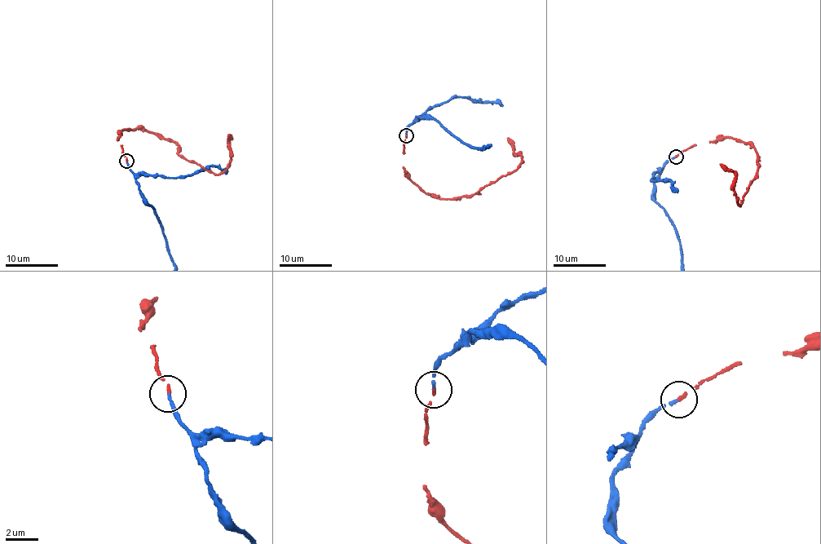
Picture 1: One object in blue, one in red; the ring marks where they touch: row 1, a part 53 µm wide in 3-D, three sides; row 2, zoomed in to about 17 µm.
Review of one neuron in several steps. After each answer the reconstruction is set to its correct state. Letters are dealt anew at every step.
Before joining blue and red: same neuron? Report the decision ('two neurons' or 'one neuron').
one neuron

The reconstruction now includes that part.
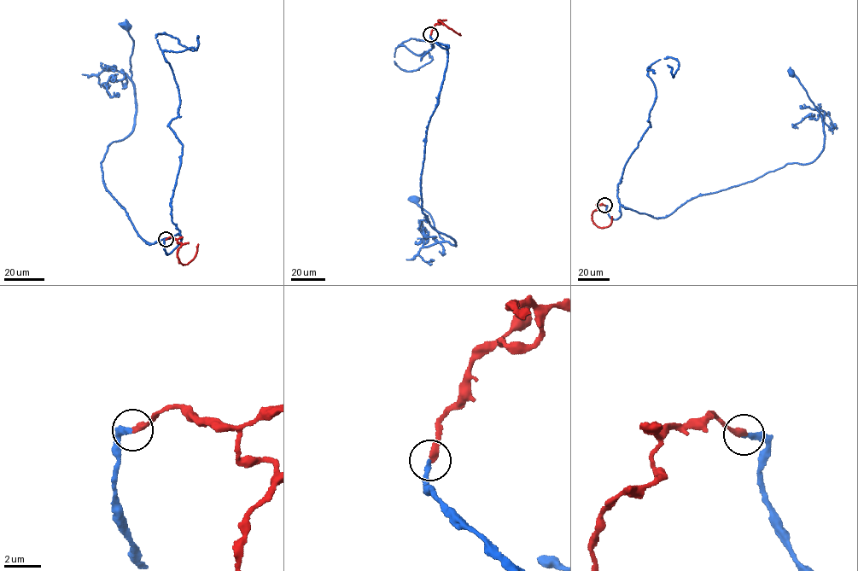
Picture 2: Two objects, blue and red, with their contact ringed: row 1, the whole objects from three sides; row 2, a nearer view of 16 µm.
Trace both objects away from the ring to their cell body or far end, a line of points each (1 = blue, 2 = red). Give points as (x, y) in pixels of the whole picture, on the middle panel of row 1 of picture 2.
1: (430, 35), (448, 48), (426, 133), (421, 209), (455, 246), (440, 236), (412, 196)
2: (430, 35), (434, 25), (440, 24), (439, 20), (459, 33)

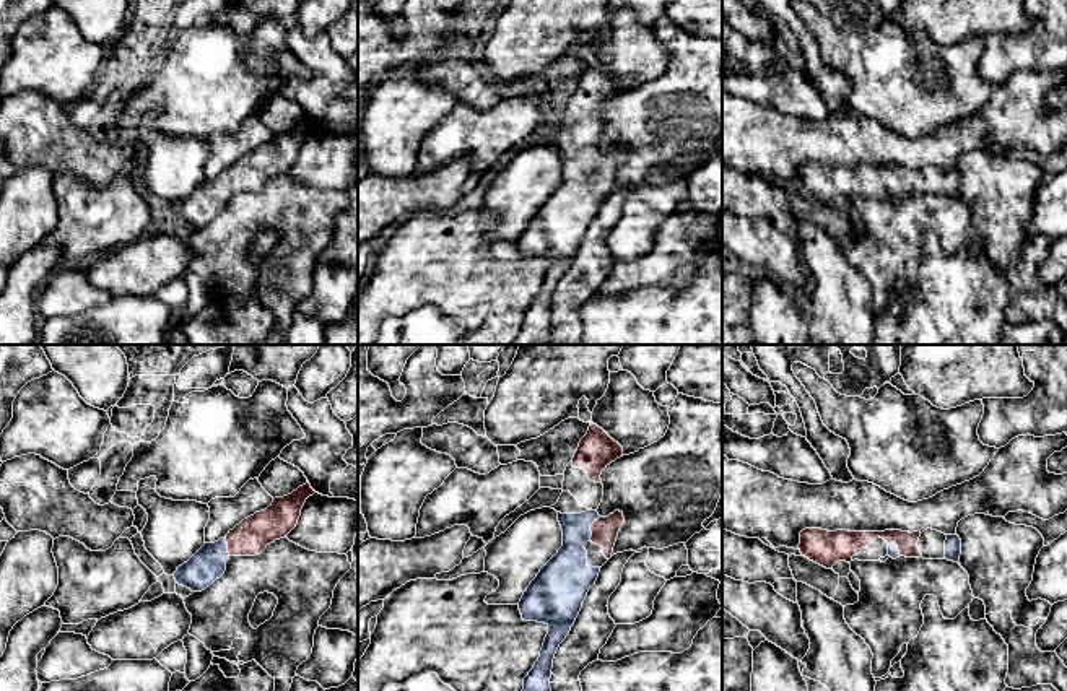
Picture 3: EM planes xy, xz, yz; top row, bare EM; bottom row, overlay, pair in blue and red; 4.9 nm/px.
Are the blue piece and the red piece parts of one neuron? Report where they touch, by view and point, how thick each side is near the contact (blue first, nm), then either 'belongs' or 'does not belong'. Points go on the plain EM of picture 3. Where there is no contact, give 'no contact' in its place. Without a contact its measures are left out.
contact xz (589, 165); calibres 220 and 130 nm; belongs

